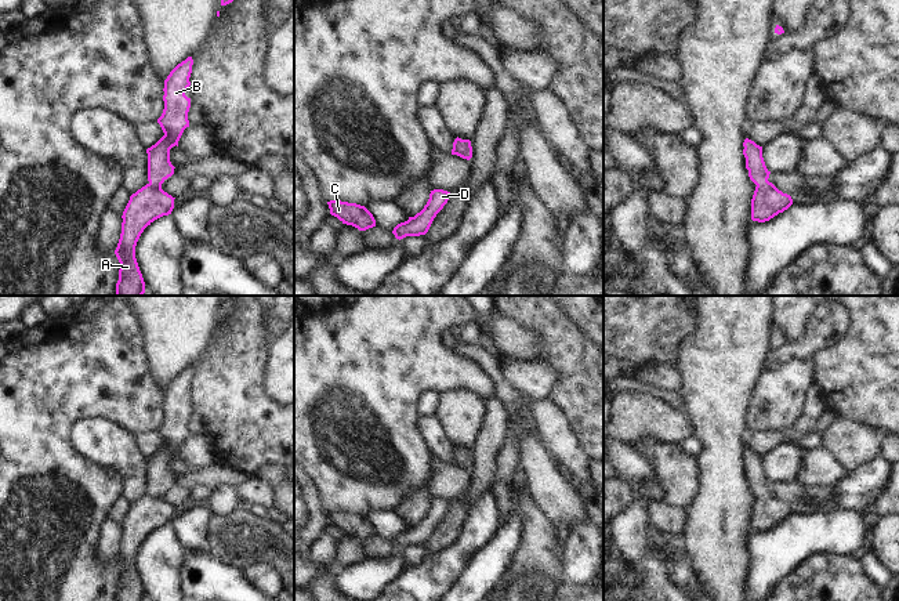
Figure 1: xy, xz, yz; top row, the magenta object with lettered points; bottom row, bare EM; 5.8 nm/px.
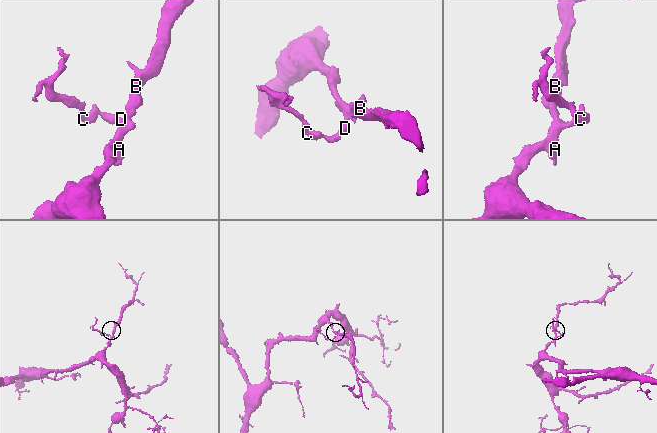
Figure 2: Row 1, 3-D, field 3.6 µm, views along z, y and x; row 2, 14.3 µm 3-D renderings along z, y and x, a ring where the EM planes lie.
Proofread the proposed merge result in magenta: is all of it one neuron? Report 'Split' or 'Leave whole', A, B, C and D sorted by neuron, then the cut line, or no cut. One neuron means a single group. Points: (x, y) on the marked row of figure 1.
Leave whole. Groups: A B C D. No split

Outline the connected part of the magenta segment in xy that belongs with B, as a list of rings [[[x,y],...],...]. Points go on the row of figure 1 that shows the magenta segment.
[[[188,57],[178,64],[164,80],[164,109],[157,119],[164,135],[148,153],[148,184],[130,196],[123,211],[122,233],[115,250],[120,263],[116,296],[142,296],[145,282],[135,258],[135,246],[144,232],[155,220],[171,214],[174,199],[162,189],[162,184],[174,174],[170,162],[170,149],[178,146],[178,141],[189,127],[188,112],[191,98],[185,91],[191,86],[193,59]]]

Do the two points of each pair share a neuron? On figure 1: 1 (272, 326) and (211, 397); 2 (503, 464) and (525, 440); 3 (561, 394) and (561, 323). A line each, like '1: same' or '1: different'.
1: different
2: different
3: same

